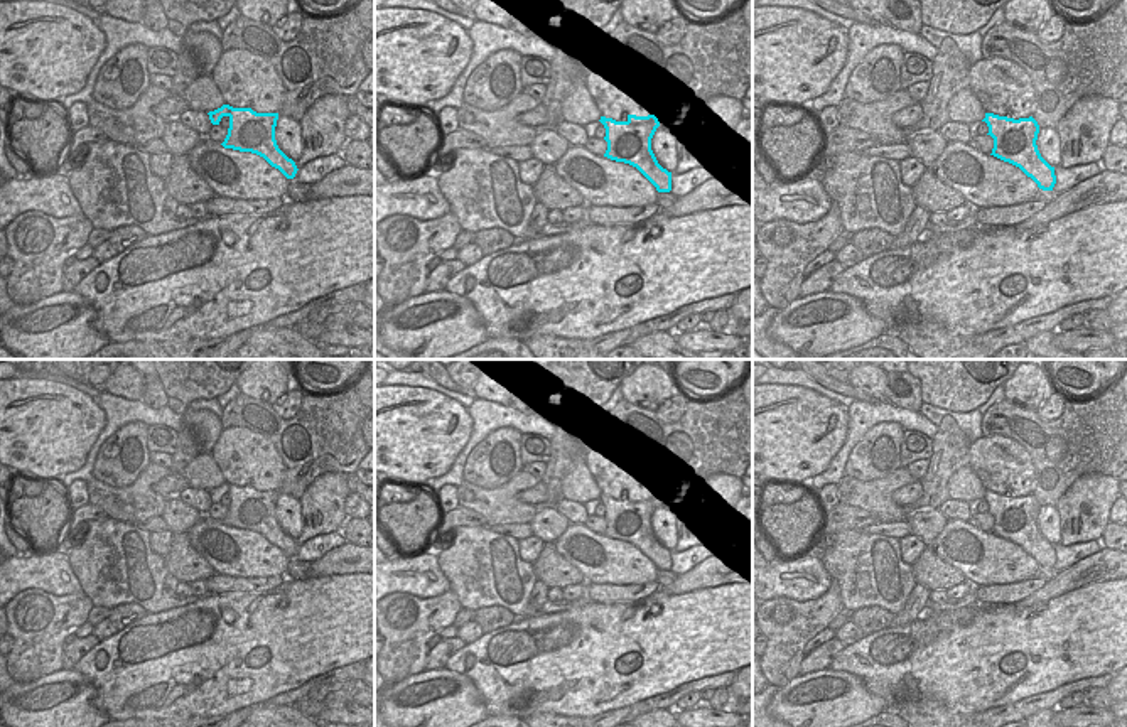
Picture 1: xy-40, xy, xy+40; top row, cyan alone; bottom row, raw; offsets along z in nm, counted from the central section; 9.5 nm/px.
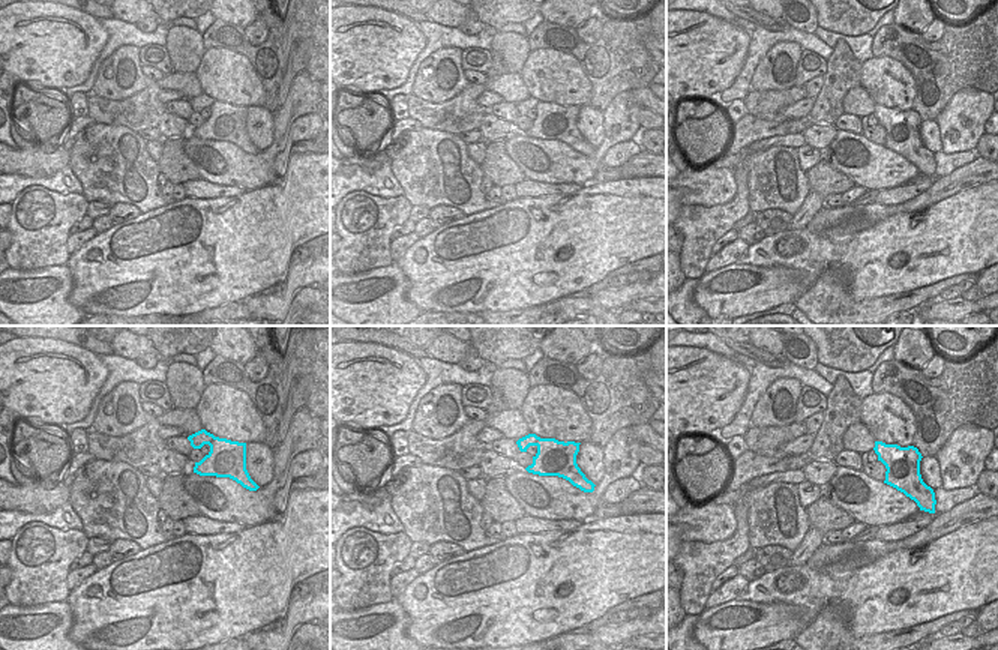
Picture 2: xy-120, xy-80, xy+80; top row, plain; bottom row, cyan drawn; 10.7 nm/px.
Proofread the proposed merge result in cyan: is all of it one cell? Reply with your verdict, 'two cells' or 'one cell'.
two cells

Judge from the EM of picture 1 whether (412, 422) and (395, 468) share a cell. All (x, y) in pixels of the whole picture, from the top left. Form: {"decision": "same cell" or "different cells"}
{"decision": "same cell"}

